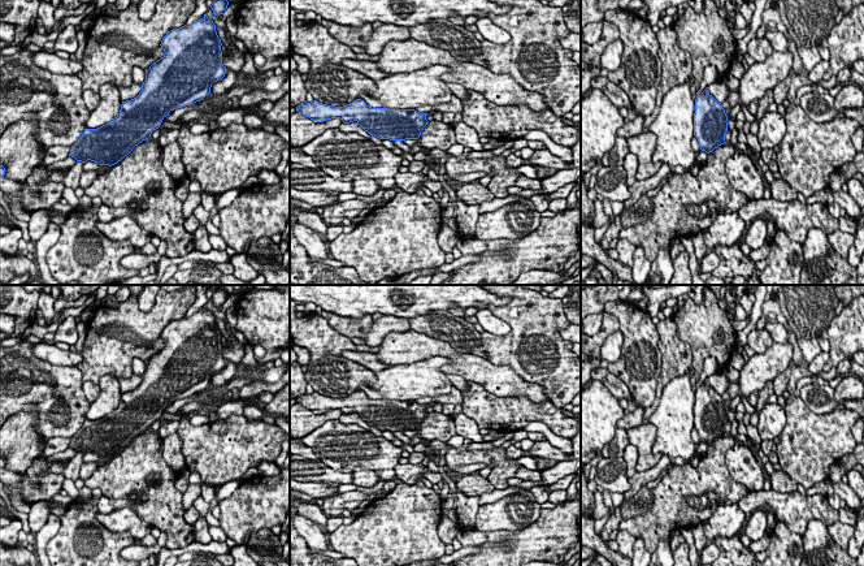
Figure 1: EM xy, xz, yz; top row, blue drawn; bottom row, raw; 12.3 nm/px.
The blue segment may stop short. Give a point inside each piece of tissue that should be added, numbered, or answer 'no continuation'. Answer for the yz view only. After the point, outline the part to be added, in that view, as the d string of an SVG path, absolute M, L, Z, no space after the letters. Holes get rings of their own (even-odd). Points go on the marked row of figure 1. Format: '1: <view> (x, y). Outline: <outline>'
no continuation

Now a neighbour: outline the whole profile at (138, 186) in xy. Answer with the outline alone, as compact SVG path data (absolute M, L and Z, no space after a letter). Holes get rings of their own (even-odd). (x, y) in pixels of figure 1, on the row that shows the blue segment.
M148 138L135 146L121 161L99 174L84 189L84 194L92 199L97 196L101 204L110 208L114 219L130 216L149 234L165 241L168 246L165 256L175 259L194 251L194 233L188 233L183 226L183 202L174 194L179 183L166 173L162 156L159 141Z

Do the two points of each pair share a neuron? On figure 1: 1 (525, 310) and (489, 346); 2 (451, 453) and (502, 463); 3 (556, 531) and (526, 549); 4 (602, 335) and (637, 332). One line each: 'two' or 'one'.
1: one
2: one
3: one
4: two

